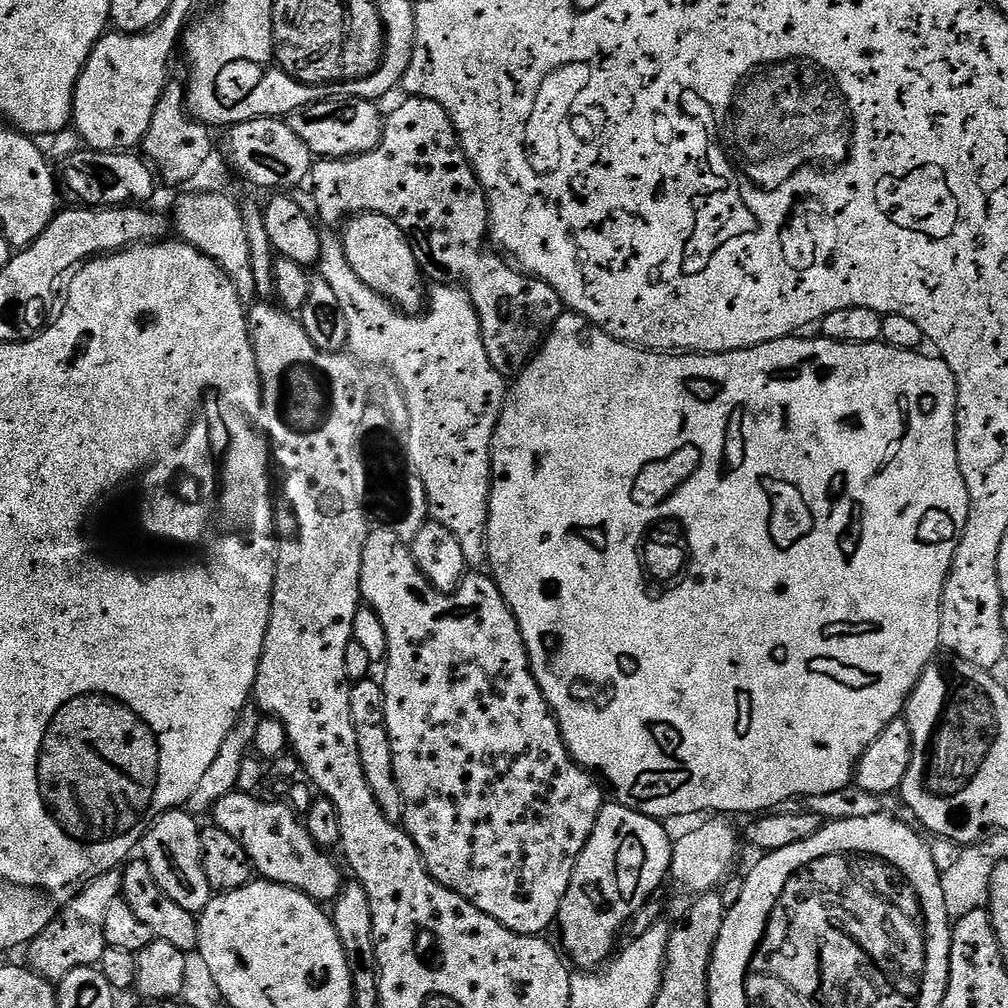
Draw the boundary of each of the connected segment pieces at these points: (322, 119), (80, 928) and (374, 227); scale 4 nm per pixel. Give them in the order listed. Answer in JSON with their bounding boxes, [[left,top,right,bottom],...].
[[286,98,385,158],[27,870,124,982],[343,212,426,314]]

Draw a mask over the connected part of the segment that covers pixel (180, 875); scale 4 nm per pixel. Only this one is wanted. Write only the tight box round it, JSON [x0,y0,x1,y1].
[142,810,214,914]

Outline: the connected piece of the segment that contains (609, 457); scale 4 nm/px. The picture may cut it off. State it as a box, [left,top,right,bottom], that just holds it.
[487,311,970,822]

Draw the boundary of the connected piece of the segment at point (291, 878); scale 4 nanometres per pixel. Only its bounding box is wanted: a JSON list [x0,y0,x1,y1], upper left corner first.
[210,790,342,902]

